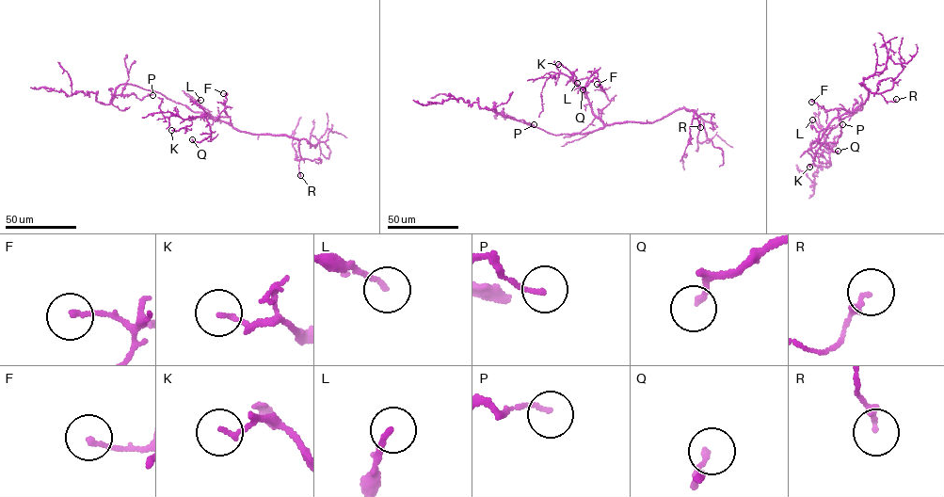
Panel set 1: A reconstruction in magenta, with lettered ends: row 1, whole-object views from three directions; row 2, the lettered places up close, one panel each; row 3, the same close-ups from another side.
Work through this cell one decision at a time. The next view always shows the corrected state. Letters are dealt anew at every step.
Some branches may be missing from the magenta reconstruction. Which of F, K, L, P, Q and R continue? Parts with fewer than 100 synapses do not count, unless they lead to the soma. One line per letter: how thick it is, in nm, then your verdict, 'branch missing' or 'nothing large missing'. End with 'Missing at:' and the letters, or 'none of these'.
F: 160 nm | nothing large missing
K: 120 nm | nothing large missing
L: 120 nm | nothing large missing
P: 130 nm | nothing large missing
Q: 160 nm | nothing large missing
R: 220 nm | nothing large missing
Missing at: none of these

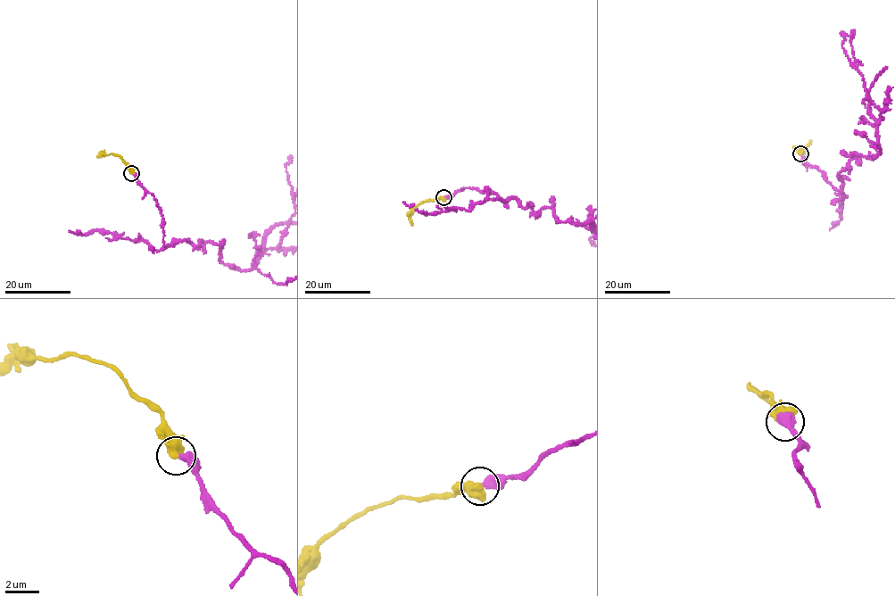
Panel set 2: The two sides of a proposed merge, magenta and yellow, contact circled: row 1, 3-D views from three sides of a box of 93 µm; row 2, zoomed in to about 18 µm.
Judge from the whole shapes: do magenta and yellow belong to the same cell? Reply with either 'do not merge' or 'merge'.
merge

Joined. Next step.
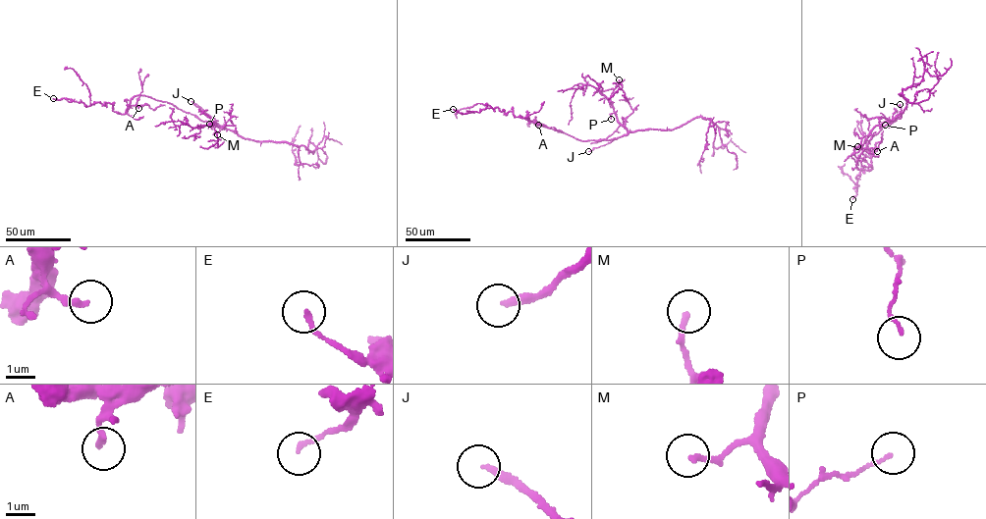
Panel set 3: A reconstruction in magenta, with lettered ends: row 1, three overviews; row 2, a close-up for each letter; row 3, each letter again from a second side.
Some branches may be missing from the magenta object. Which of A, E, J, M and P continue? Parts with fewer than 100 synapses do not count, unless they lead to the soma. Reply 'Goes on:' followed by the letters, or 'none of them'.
Goes on: J

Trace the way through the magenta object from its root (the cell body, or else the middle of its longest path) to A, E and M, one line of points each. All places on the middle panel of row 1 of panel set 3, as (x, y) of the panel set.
A: (602, 139), (581, 140), (538, 125)
E: (602, 139), (577, 139), (498, 108), (463, 114), (453, 109)
M: (602, 139), (617, 138), (628, 132), (619, 123), (610, 100), (619, 79)

